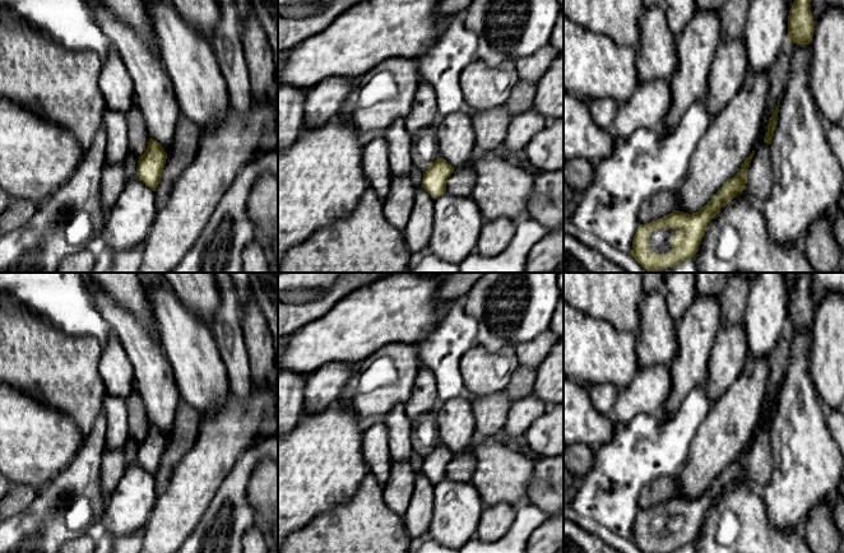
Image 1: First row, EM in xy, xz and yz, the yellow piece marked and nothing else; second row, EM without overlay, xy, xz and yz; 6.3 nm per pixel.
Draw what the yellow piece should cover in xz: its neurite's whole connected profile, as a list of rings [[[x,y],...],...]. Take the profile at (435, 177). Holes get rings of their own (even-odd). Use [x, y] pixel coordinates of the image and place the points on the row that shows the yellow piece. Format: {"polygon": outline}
{"polygon": [[[437,157],[423,172],[421,186],[436,200],[446,192],[446,181],[453,172],[454,167]]]}

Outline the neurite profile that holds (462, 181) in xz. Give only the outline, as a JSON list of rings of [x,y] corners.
[[[465,164],[454,168],[454,172],[446,181],[446,194],[453,196],[470,198],[476,186],[476,172],[473,167]]]

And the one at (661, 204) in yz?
[[[662,191],[653,195],[649,200],[644,201],[640,209],[640,224],[646,224],[653,220],[660,219],[673,210],[678,203],[678,192]]]

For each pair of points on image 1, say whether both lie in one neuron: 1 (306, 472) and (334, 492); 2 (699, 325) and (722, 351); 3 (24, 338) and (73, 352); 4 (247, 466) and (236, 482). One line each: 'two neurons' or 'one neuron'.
1: one neuron
2: two neurons
3: one neuron
4: one neuron

